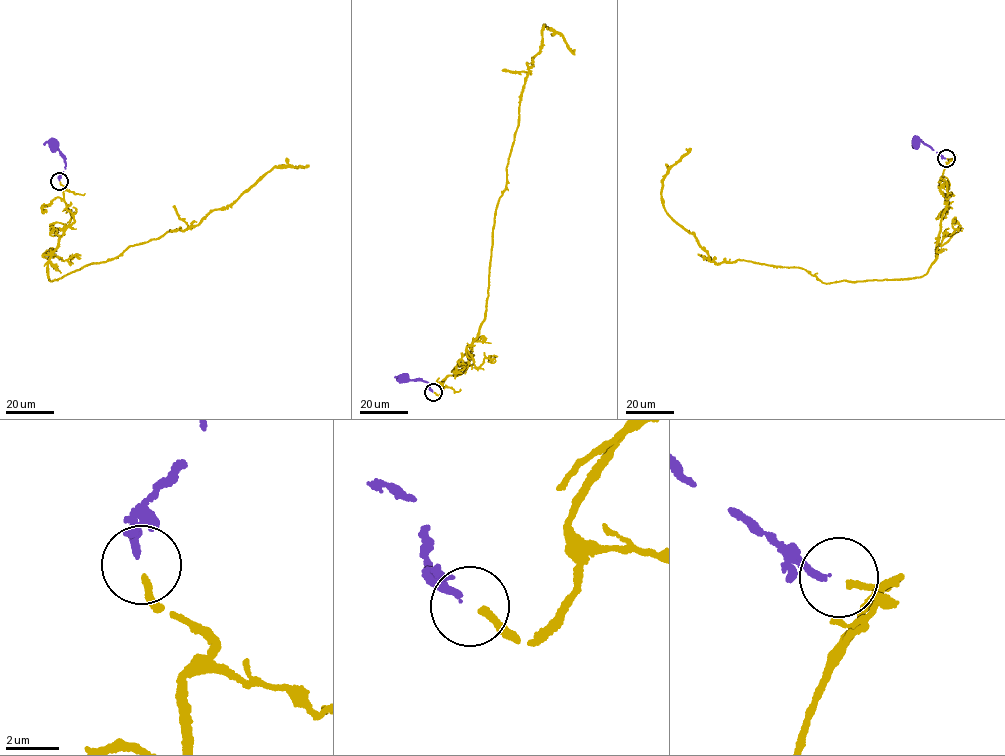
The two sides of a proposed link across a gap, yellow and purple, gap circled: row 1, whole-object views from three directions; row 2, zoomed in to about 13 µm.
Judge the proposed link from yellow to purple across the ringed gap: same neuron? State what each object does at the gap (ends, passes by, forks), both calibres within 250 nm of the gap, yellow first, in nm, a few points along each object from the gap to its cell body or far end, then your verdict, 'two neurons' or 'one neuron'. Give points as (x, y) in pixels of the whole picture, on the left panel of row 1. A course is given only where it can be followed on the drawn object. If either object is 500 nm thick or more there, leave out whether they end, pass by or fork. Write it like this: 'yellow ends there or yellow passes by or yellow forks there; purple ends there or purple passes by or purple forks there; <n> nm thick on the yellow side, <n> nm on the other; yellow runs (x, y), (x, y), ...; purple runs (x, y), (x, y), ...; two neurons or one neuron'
yellow ends there; purple ends there; 240 nm thick on the yellow side, 260 nm on the other; yellow runs (60, 181), (71, 220), (48, 262), (51, 280), (169, 230), (195, 226), (274, 167), (308, 164); purple runs (59, 180), (65, 166), (53, 144); one neuron

